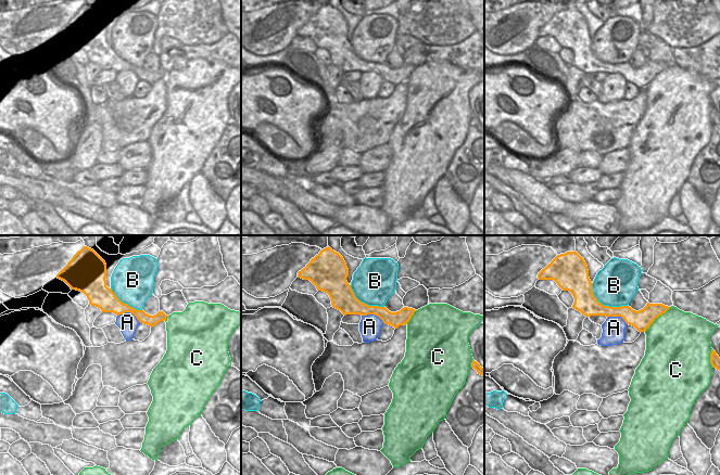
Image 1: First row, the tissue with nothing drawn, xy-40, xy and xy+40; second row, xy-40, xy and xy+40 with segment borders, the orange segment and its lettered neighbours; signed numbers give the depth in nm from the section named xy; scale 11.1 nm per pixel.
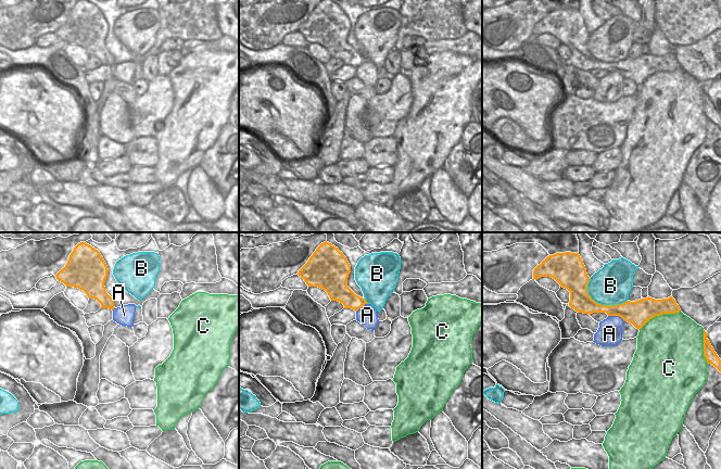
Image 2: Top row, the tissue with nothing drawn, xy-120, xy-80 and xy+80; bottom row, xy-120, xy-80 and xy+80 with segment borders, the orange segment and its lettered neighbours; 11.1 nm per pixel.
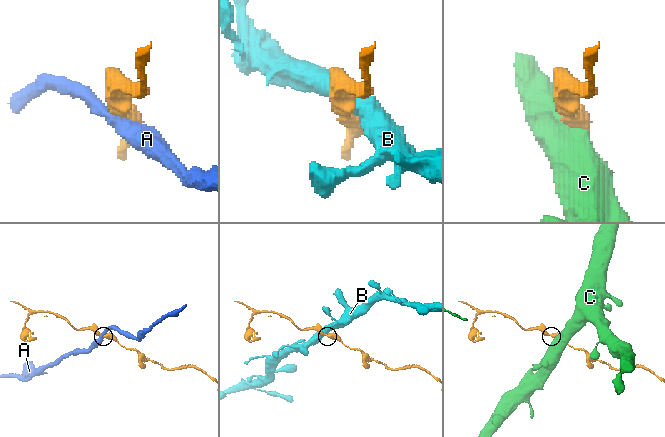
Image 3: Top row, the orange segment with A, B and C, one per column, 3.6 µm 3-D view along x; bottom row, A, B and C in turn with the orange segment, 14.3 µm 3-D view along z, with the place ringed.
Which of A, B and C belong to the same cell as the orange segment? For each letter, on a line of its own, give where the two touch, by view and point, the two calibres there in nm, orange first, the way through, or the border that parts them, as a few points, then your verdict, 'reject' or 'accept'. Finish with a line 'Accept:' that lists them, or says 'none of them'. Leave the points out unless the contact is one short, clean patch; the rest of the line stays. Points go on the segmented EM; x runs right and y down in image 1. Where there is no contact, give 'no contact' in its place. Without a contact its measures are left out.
A: meets orange in xy-40 at (129, 311); 220 nm thick on the orange side, 220 nm on the other; border along xy-40 (117, 315), (130, 312), (140, 322); reject
B: meets orange in xy+40 at (603, 305); 240 nm thick on the orange side, 460 nm on the other; reject
C: meets orange in xy+40 at (656, 317); 220 nm thick on the orange side, 480 nm on the other; reject
Accept: none of them

